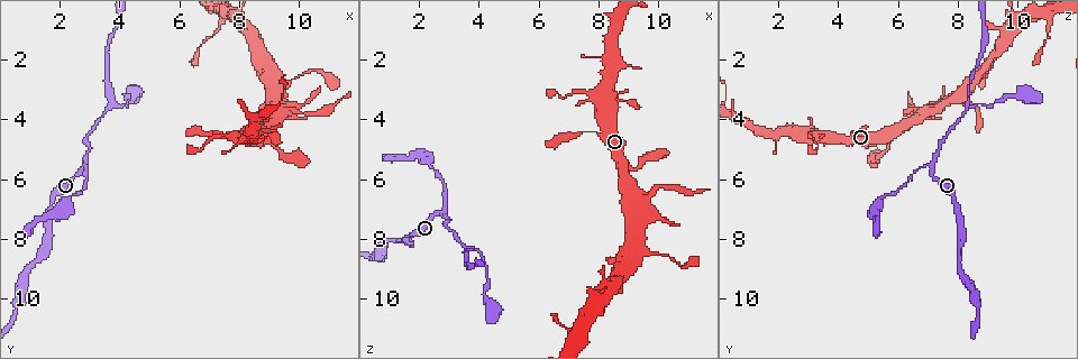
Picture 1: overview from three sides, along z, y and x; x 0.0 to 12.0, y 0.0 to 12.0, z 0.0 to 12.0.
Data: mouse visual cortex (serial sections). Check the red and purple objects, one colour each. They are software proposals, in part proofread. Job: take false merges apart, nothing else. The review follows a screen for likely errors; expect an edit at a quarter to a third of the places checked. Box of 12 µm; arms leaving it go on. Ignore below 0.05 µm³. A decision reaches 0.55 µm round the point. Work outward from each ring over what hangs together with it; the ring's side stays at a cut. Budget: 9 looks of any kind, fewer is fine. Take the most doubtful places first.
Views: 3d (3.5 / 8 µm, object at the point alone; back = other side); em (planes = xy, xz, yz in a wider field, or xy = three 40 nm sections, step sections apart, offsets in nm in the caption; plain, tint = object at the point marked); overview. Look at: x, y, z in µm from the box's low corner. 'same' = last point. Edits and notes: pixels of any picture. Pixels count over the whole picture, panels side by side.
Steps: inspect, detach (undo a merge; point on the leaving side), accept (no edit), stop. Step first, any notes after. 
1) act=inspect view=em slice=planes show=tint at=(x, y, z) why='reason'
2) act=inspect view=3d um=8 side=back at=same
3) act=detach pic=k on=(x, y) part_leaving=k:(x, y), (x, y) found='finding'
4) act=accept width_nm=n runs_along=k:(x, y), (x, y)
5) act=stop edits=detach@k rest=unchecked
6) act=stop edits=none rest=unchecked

act=inspect view=3d um=3.5 side=back at=(2.9, 5.6, 7.0)

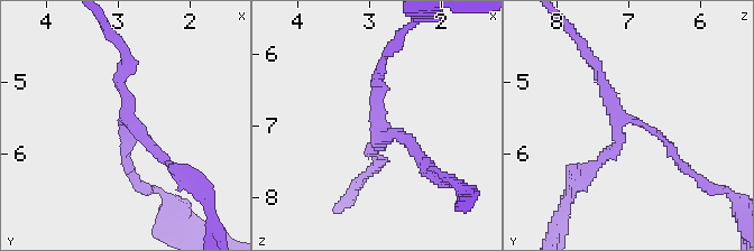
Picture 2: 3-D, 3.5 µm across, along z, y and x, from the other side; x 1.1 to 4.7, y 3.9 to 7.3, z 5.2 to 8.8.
act=inspect view=em slice=xy step=5 show=tint at=(2.90, 5.50, 7.00) arms=3 arm_widths_nm=150,150,150 why='now the EM'

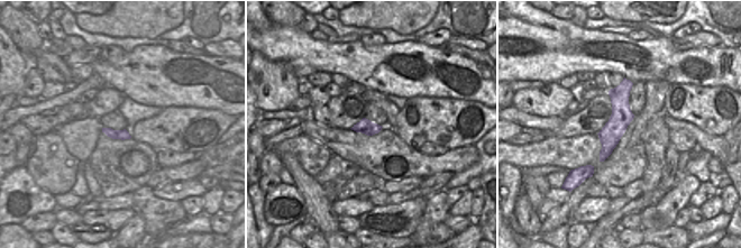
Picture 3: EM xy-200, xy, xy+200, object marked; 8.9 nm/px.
act=inspect view=em slice=xy step=1 show=tint at=same

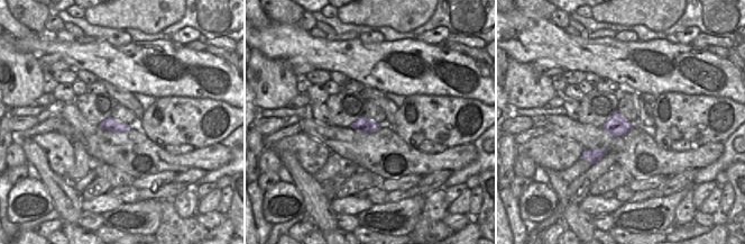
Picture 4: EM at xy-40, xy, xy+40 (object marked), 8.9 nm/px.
act=accept runs_along=2:(417, 155), (379, 132), (379, 70) found='continuous, no second cell'

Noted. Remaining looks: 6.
act=inspect view=3d um=3.5 at=(3.7, 3.5, 8.3) why='three-way junction'

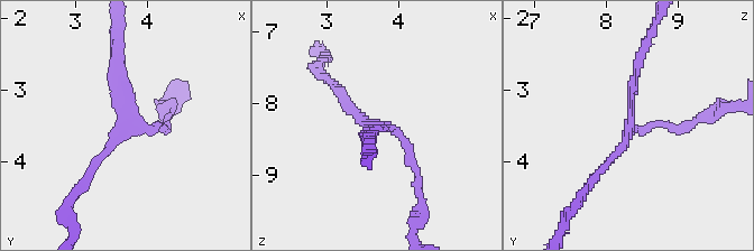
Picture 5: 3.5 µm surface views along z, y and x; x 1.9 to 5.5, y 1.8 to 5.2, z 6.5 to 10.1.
act=inspect view=em slice=xy step=1 show=tint at=(3.70, 3.55, 8.30)

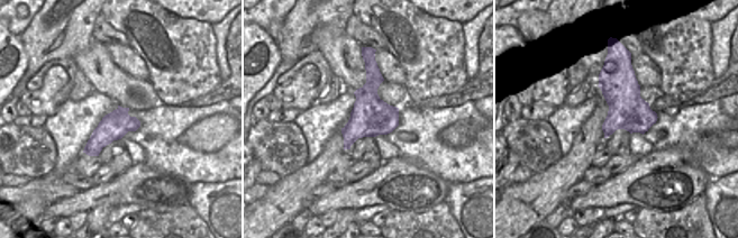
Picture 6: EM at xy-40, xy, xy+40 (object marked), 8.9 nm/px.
act=accept arms=3 arm_widths_nm=150,150,150 runs_along=5:(337, 87), (364, 122), (395, 131), (416, 174) found='all the same cell'

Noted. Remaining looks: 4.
act=inspect view=3d um=3.5 at=(9.3, 3.8, 6.9) why='three-way junction'

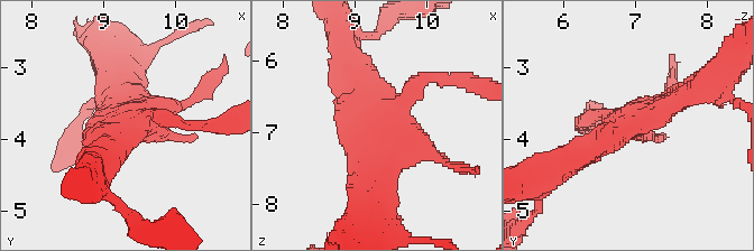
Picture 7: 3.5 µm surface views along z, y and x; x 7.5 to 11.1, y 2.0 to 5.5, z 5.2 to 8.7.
act=inspect view=em slice=planes show=tint at=(9.35, 3.75, 6.90)

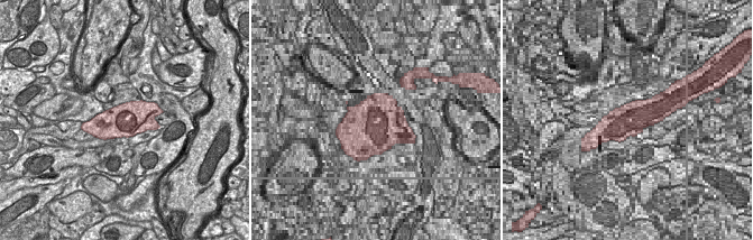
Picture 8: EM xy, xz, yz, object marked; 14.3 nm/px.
act=accept runs_along=7:(573, 157), (691, 89) found='continuous, no second cell'

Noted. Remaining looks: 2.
act=inspect view=3d um=8 at=(9.9, 2.6, 8.4) why='calibre changes'

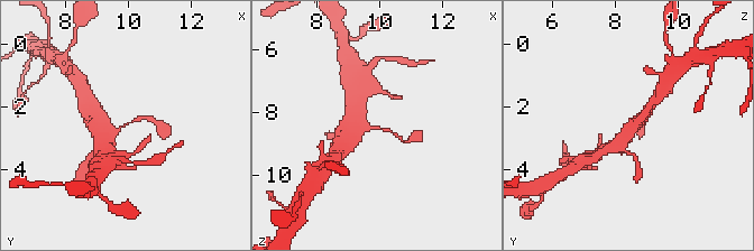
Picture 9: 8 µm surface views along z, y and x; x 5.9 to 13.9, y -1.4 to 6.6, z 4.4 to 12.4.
act=inspect view=em slice=xy step=2 show=tint at=(9.9, 2.6, 8.5) arm_widths_nm=100,450 why='now the EM'

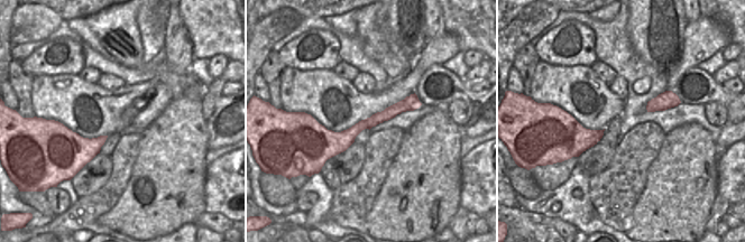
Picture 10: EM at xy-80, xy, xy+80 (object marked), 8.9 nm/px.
act=accept runs_along=9:(352, 117), (404, 140) found='continuous, no second cell'

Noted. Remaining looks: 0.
act=stop edits=none rest=unchecked

